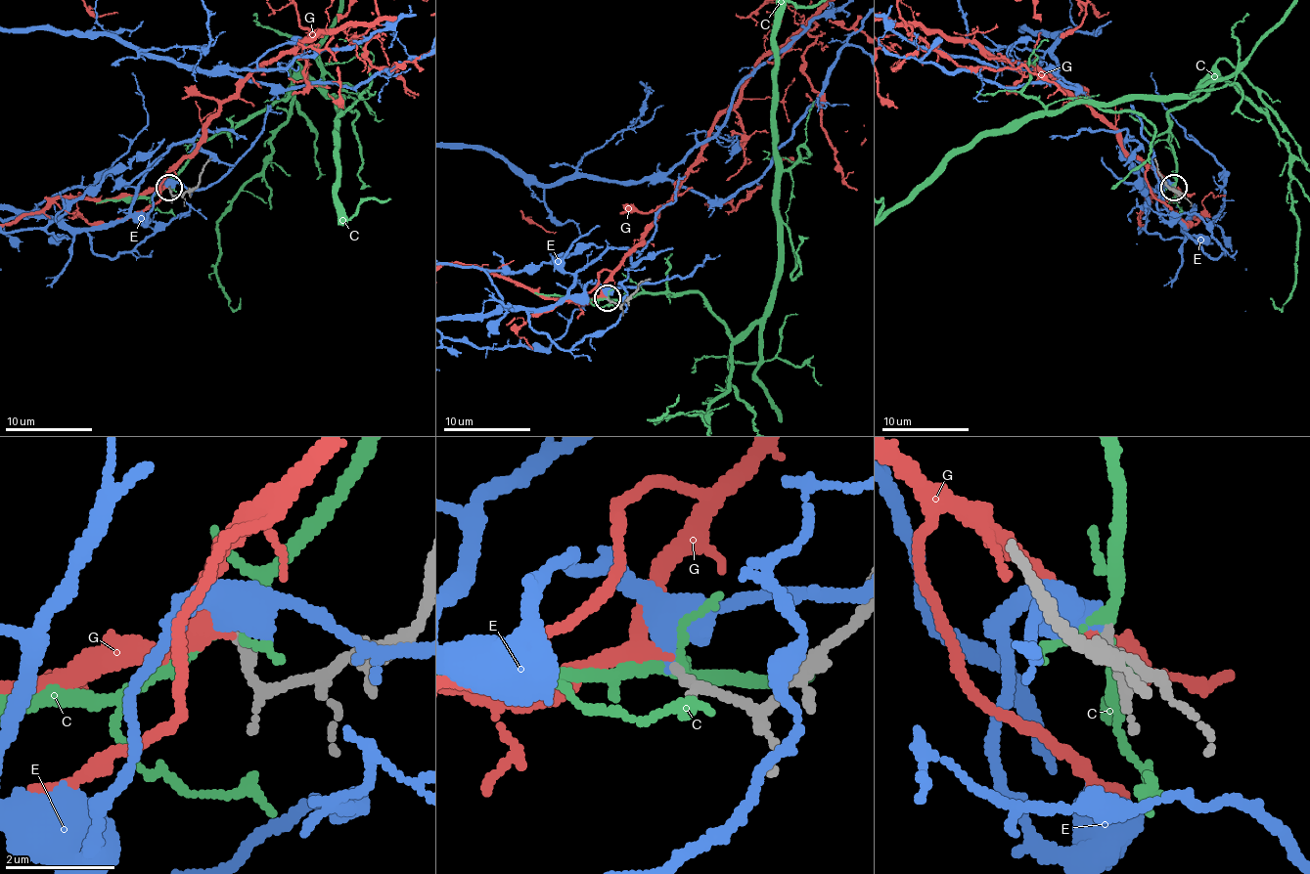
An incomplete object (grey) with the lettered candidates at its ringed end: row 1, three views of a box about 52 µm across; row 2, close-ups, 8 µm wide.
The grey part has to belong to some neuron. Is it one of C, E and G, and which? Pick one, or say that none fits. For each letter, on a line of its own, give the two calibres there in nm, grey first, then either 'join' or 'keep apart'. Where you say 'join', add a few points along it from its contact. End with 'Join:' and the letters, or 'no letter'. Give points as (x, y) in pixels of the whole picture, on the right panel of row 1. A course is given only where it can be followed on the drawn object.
C: 180/200 nm | keep apart
E: 190/360 nm | keep apart
G: 180/260 nm | join
Join: G

